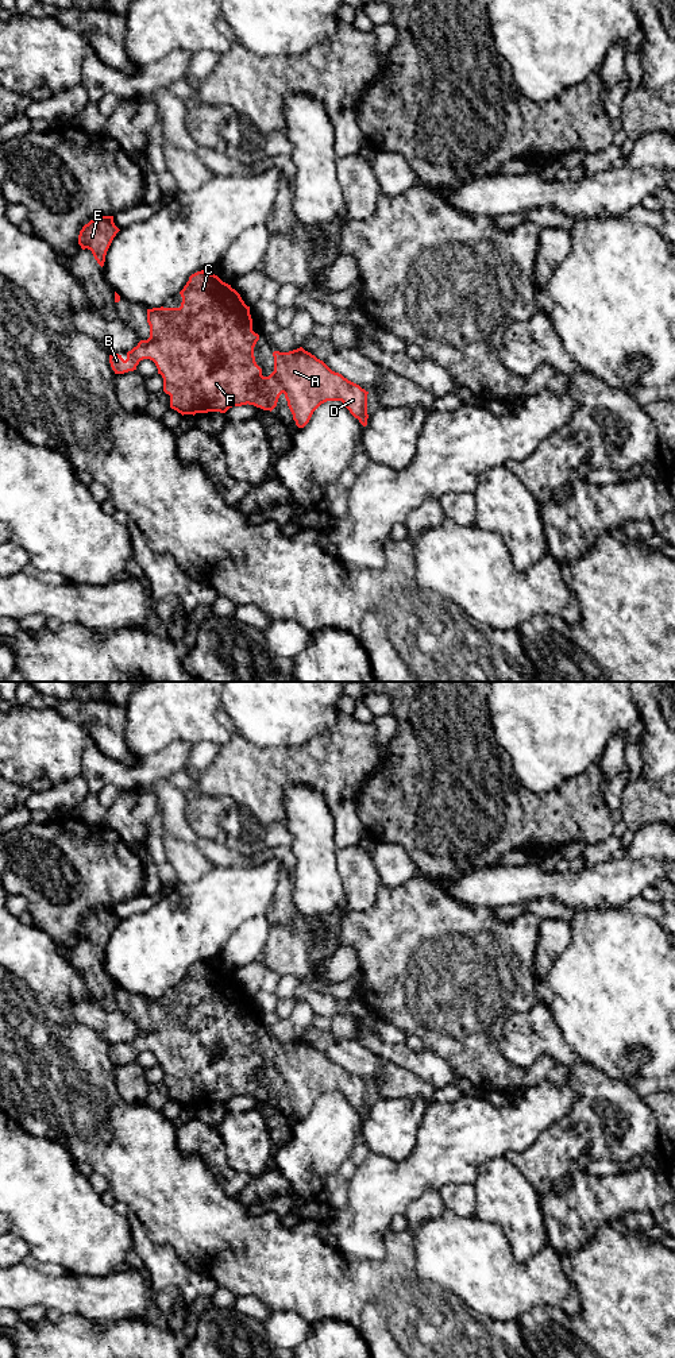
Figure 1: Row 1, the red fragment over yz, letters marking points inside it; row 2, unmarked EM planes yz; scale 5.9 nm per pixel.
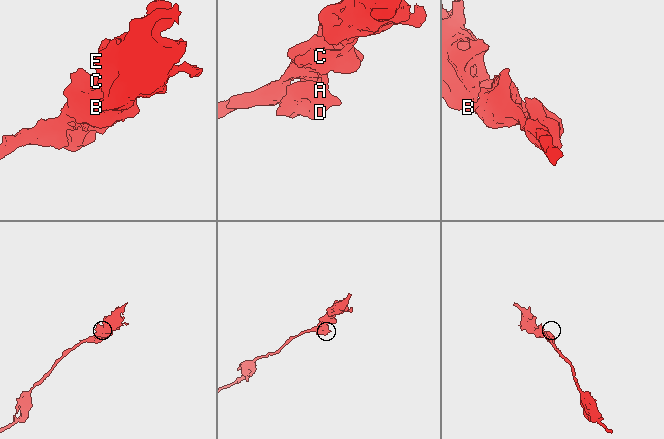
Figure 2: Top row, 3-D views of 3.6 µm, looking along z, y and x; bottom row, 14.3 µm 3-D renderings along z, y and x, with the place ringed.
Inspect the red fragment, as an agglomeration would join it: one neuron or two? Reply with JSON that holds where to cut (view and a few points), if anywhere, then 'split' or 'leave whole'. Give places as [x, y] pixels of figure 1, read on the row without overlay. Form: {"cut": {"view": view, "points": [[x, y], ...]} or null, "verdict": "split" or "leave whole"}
{"cut": null, "verdict": "leave whole"}

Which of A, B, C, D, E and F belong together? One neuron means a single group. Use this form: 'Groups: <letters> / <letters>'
Groups: A B C D E F

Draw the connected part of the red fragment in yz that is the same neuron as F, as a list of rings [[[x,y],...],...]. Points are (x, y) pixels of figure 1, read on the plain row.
[[[197,962],[189,968],[180,985],[180,999],[147,1000],[150,1029],[128,1042],[126,1052],[119,1045],[109,1046],[115,1065],[136,1061],[143,1050],[153,1052],[163,1069],[163,1083],[170,1087],[170,1099],[182,1107],[225,1104],[232,1097],[247,1095],[271,1103],[284,1084],[298,1119],[304,1119],[313,1103],[327,1092],[342,1092],[363,1118],[367,1116],[369,1083],[332,1062],[302,1038],[289,1043],[274,1042],[274,1062],[269,1068],[262,1066],[254,1048],[259,1026],[252,1022],[250,998],[217,967]]]

